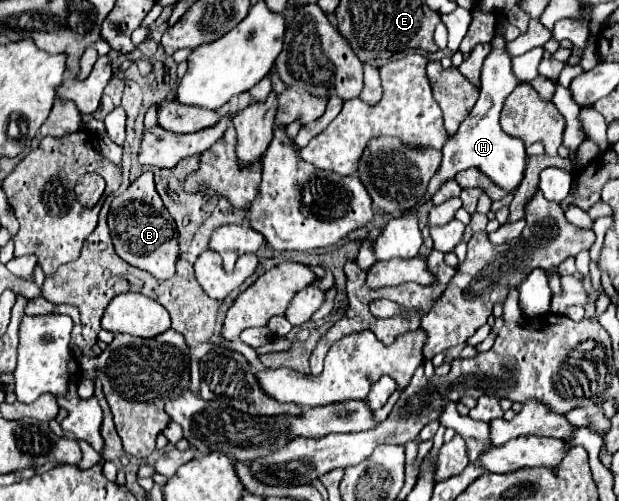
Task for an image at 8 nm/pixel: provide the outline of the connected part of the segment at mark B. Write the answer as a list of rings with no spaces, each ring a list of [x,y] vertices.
[[[144,172],[126,192],[114,196],[108,212],[108,226],[116,254],[122,260],[150,272],[158,280],[172,278],[178,260],[178,230],[156,192],[152,172]]]

